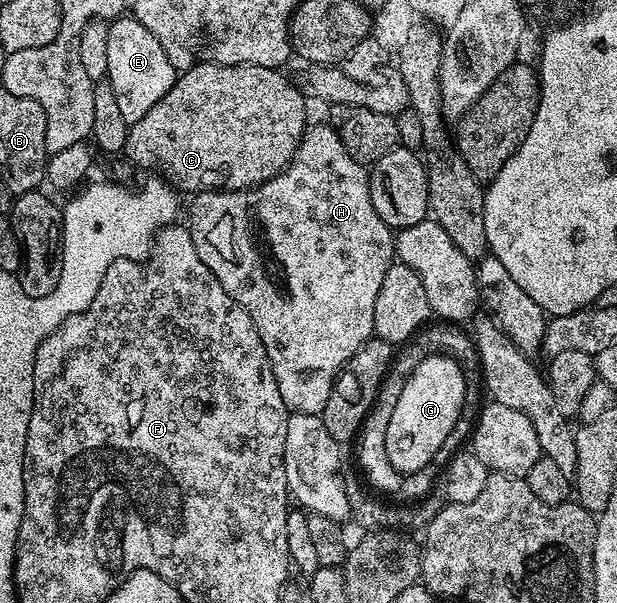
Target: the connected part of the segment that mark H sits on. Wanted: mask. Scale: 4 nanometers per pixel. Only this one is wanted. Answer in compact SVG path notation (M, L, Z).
M312 123L305 128L304 137L300 140L291 163L266 183L256 185L252 189L211 189L208 193L197 193L191 198L192 206L188 209L186 228L194 239L194 251L198 251L198 259L202 259L206 267L210 267L218 283L222 283L226 295L230 295L230 299L234 299L234 303L238 303L238 307L242 307L242 311L250 315L258 331L258 339L262 339L262 347L266 347L266 355L270 359L278 391L282 391L282 403L286 403L286 407L292 413L323 414L326 399L330 399L330 391L332 384L336 382L336 376L340 374L346 362L373 336L374 303L378 299L382 279L386 279L386 271L390 271L390 267L394 264L396 238L394 230L386 223L382 223L378 211L374 211L374 203L370 203L368 174L369 170L352 158L346 147L342 147L342 139L338 139L331 125Z

